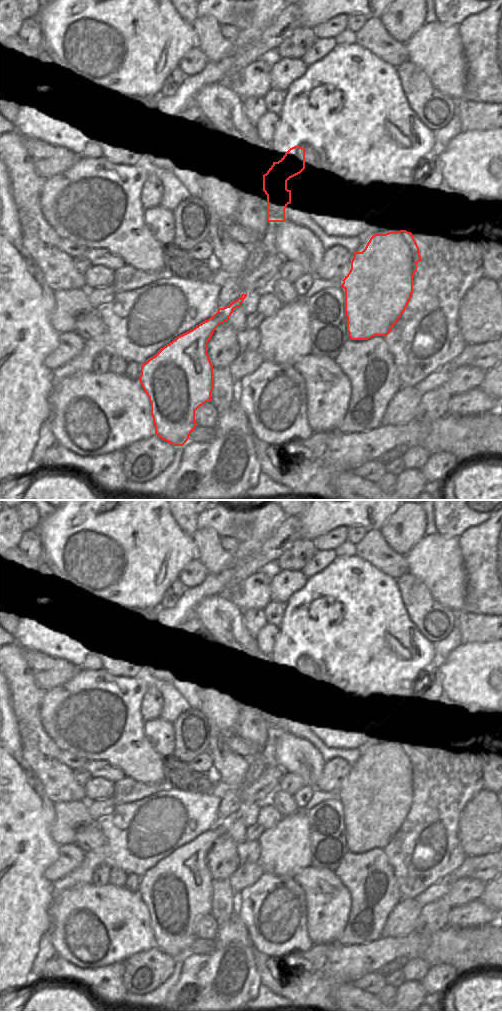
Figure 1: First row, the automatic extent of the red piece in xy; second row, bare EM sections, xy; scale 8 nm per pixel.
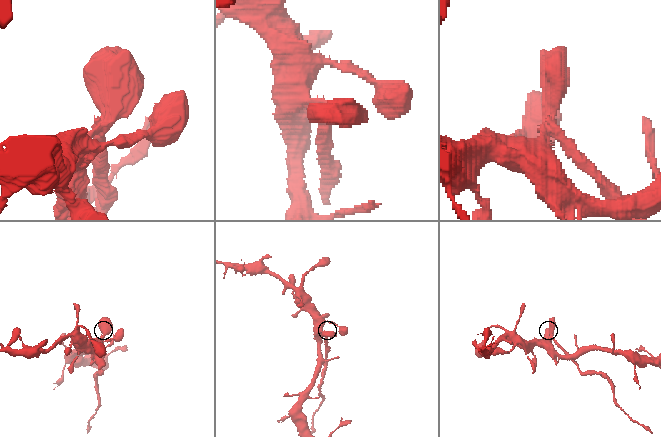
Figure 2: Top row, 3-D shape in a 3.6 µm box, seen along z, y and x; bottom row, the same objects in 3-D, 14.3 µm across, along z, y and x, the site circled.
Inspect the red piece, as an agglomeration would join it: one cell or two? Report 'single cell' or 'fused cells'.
fused cells

